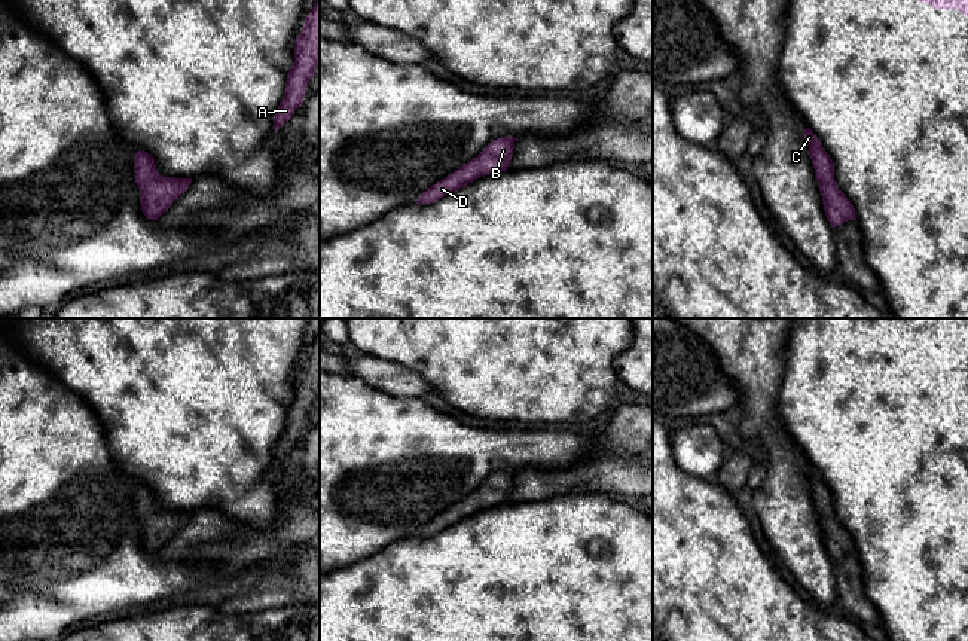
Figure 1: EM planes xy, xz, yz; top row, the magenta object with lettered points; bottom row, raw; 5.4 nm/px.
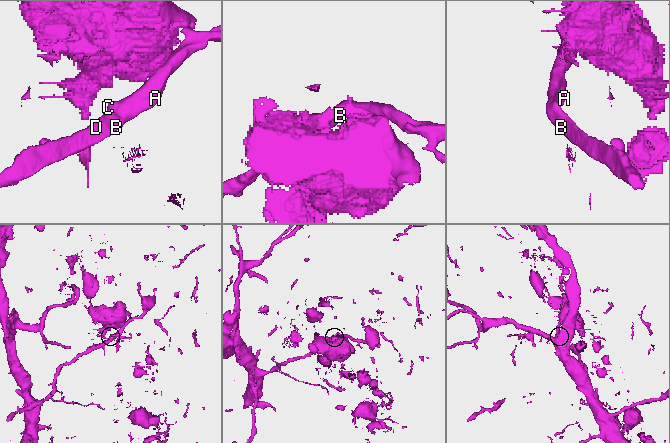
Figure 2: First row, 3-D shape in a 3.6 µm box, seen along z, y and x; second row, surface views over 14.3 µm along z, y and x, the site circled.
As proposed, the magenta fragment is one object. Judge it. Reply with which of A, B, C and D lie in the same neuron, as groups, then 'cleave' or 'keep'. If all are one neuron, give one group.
A B C / D | cleave

